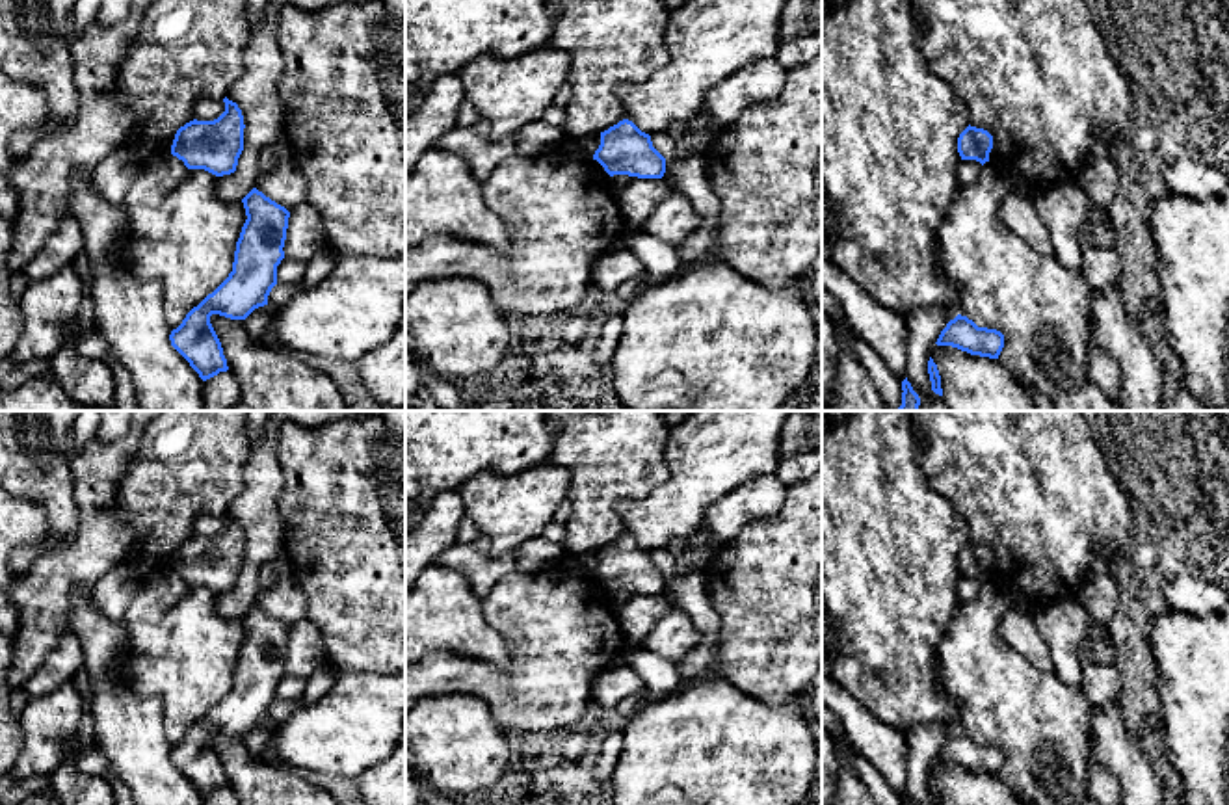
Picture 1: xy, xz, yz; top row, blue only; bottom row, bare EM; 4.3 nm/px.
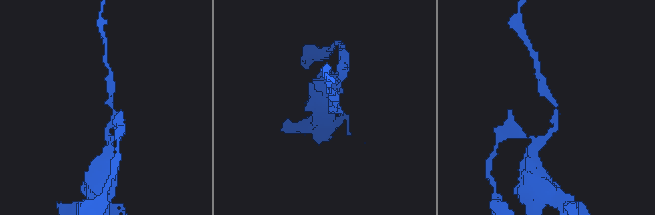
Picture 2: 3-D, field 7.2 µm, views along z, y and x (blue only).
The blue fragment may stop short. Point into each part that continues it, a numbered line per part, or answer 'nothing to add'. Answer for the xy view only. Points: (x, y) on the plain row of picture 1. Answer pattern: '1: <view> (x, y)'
nothing to add

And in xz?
nothing to add

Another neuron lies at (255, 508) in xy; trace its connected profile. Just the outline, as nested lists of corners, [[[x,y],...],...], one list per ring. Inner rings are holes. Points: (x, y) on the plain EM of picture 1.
[[[270,411],[266,431],[251,446],[244,467],[244,491],[227,509],[244,532],[244,563],[257,571],[284,556],[284,526],[277,511],[283,472],[275,452],[279,426],[284,420],[284,411]]]

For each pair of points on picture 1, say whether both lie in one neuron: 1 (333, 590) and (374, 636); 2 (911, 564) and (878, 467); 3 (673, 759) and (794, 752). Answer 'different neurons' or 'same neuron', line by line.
1: same neuron
2: same neuron
3: same neuron

